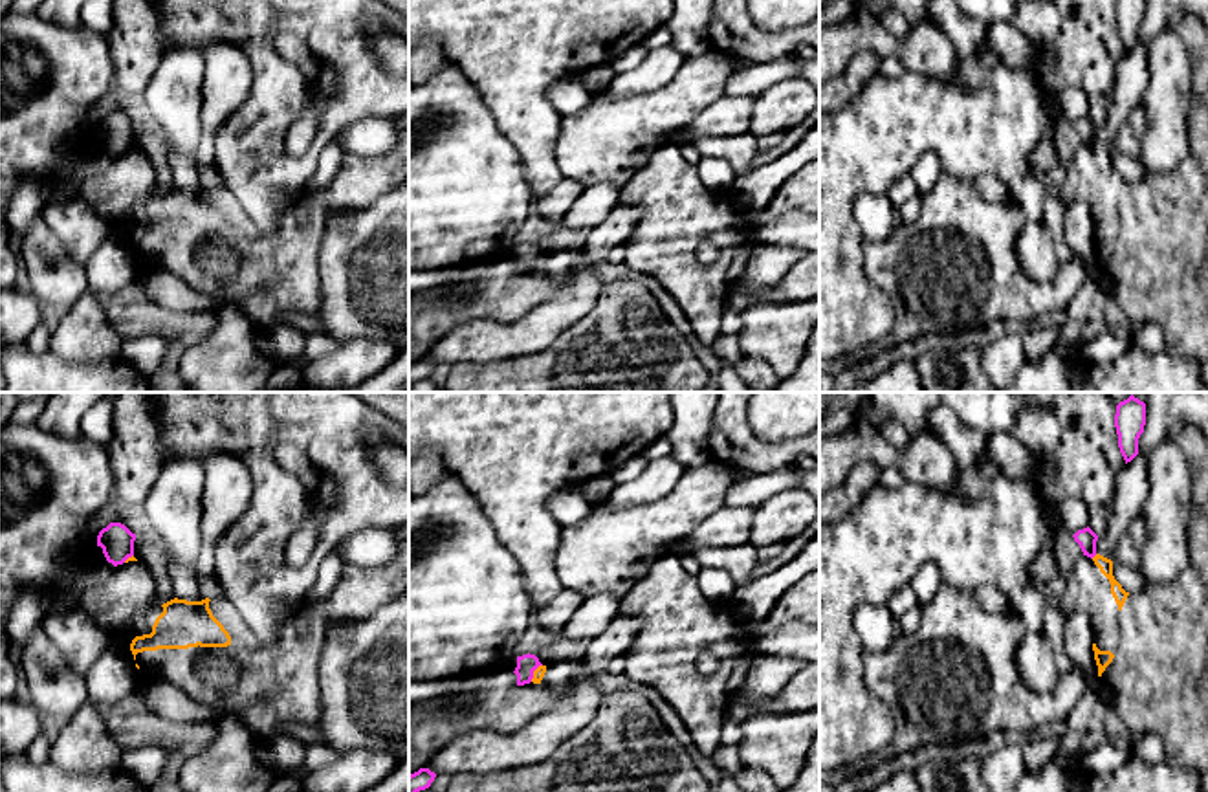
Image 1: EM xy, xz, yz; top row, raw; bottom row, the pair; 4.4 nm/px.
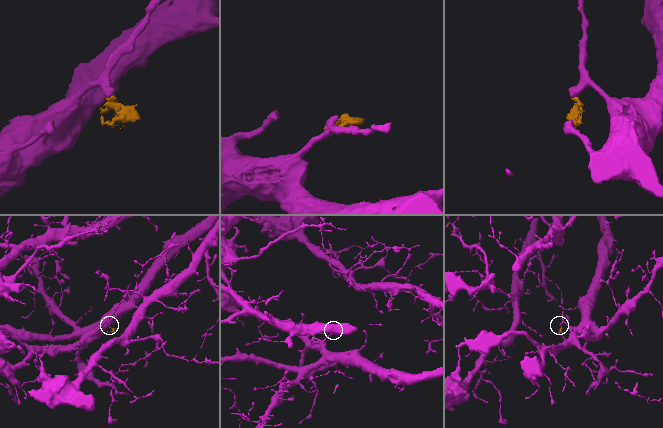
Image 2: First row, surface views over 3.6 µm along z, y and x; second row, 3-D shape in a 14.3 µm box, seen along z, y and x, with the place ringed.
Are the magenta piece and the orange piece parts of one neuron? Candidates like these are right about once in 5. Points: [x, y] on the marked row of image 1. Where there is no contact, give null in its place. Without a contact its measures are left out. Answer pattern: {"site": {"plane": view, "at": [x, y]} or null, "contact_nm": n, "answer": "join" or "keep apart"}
{"site": {"plane": "yz", "at": [1093, 556]}, "contact_nm": 40, "answer": "keep apart"}

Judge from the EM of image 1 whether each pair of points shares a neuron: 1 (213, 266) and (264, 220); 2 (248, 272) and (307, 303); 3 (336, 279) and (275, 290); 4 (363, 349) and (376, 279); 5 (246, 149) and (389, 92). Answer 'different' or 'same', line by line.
1: different
2: same
3: different
4: different
5: same

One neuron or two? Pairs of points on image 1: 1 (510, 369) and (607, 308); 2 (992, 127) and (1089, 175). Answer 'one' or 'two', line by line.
1: one
2: two

